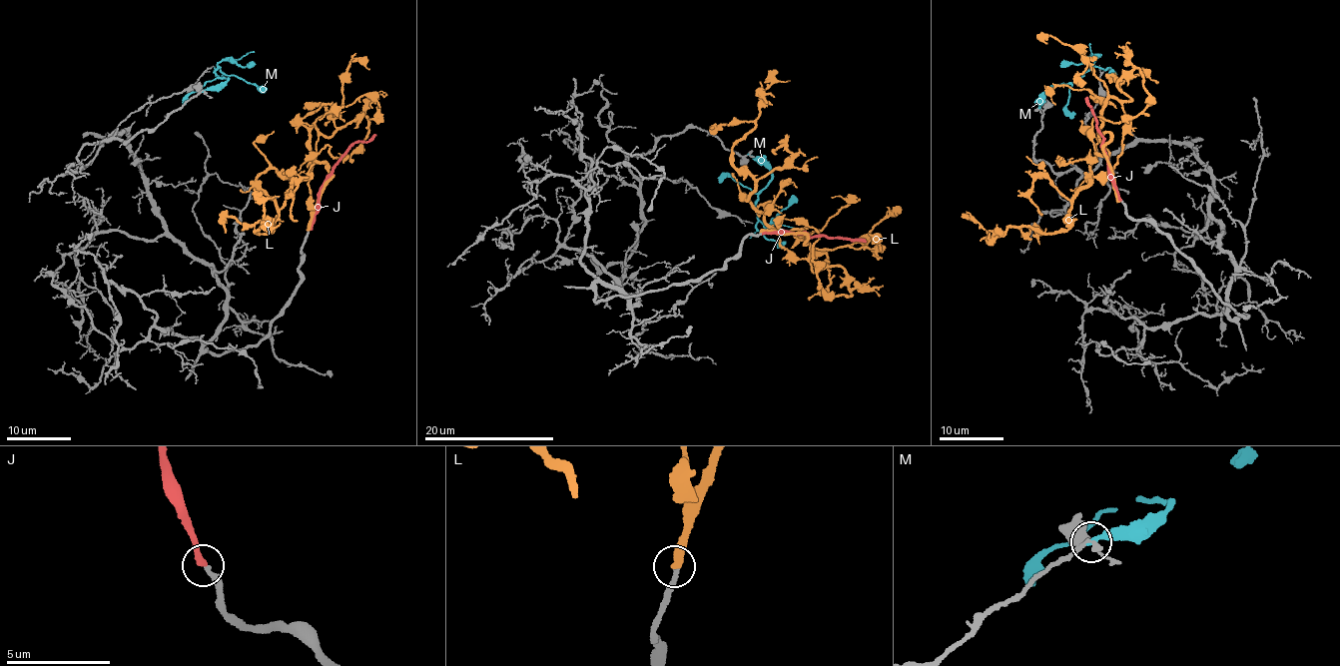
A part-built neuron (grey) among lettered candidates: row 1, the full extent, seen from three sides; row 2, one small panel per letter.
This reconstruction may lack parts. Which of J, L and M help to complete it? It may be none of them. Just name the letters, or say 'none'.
none

